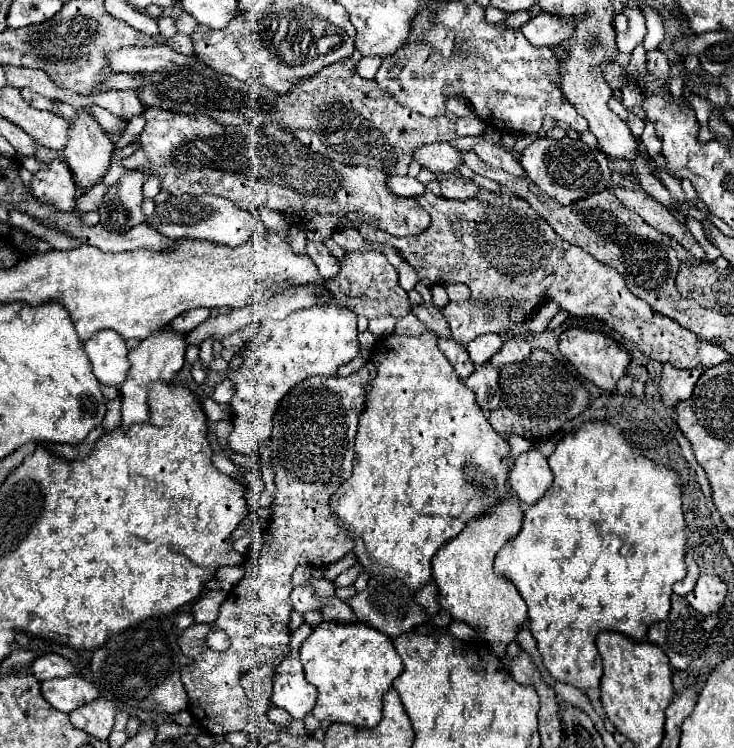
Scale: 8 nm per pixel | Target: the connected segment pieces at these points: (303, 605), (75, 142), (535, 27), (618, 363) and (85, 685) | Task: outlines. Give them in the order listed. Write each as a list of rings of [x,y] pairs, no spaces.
[[[293,589],[290,593],[290,601],[292,601],[294,611],[298,611],[298,613],[320,609],[320,601],[314,595],[313,589]]]
[[[90,115],[72,119],[72,129],[68,131],[68,147],[64,149],[64,161],[72,171],[80,193],[102,181],[110,165],[110,151],[110,139],[102,133],[102,127]]]
[[[536,15],[528,23],[524,23],[520,31],[534,47],[552,47],[570,39],[574,31],[572,25],[574,23],[568,19],[558,19],[552,15]]]
[[[566,329],[560,335],[560,353],[578,369],[578,373],[588,379],[590,383],[598,385],[602,391],[614,391],[618,379],[626,373],[626,365],[630,361],[630,355],[626,349],[622,349],[614,339],[588,329]]]
[[[76,675],[42,681],[40,689],[44,699],[62,713],[70,713],[72,709],[82,707],[98,697],[98,689]]]

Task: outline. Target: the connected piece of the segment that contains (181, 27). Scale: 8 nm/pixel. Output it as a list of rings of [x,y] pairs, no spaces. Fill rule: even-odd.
[[[182,13],[182,15],[178,17],[178,21],[176,21],[176,27],[178,27],[178,31],[182,31],[184,35],[192,35],[192,33],[196,31],[198,23],[196,23],[196,21],[194,21],[190,15]]]

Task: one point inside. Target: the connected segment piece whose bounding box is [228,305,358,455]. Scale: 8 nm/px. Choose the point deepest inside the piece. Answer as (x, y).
(316, 341)

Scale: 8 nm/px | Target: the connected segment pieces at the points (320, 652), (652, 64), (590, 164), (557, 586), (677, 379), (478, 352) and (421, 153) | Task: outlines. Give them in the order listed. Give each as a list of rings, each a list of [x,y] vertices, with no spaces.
[[[322,621],[302,643],[300,657],[306,681],[318,689],[312,715],[318,721],[376,727],[382,719],[382,697],[402,673],[402,659],[388,635],[366,623]]]
[[[650,51],[648,53],[648,71],[652,71],[654,77],[658,79],[664,79],[666,83],[670,81],[670,65],[668,65],[668,59],[662,51]]]
[[[550,137],[536,139],[532,145],[528,145],[522,151],[520,165],[524,167],[526,177],[536,187],[540,187],[548,197],[556,199],[562,205],[570,205],[570,203],[584,199],[584,195],[604,191],[606,183],[612,175],[606,155],[602,155],[600,151],[594,151],[588,145],[584,145],[582,141],[574,141],[570,137],[564,137],[560,141],[550,139]]]
[[[584,423],[574,433],[566,435],[558,443],[556,451],[550,455],[548,465],[554,473],[552,487],[548,489],[548,493],[538,503],[534,503],[532,507],[526,509],[520,533],[516,535],[516,539],[506,543],[506,547],[502,547],[502,551],[496,555],[494,571],[500,573],[502,577],[506,577],[508,581],[512,581],[514,587],[518,589],[518,593],[522,595],[522,599],[526,601],[526,605],[528,605],[528,627],[530,627],[534,639],[538,641],[538,649],[544,657],[544,667],[550,671],[550,675],[560,683],[568,683],[568,685],[574,685],[582,691],[588,691],[590,687],[600,687],[600,679],[602,679],[602,657],[596,649],[596,635],[598,633],[616,631],[616,633],[622,633],[630,639],[642,641],[646,637],[648,627],[652,623],[664,621],[670,613],[672,585],[686,577],[686,565],[684,565],[686,525],[684,525],[684,517],[682,517],[682,491],[680,491],[678,475],[674,471],[670,471],[668,467],[664,467],[660,463],[644,459],[644,455],[640,451],[636,451],[628,445],[628,441],[624,439],[624,435],[618,427],[610,427],[604,423]]]
[[[664,365],[662,379],[660,379],[660,391],[662,391],[662,403],[668,409],[674,409],[680,401],[690,399],[692,389],[702,375],[702,367],[698,369],[674,369],[672,365]]]
[[[486,333],[486,335],[476,337],[472,343],[468,343],[468,345],[466,345],[466,351],[468,351],[472,363],[474,363],[476,367],[480,367],[480,365],[484,365],[484,363],[502,347],[502,343],[504,343],[504,341],[502,341],[500,335],[496,335],[496,333]]]
[[[430,143],[430,145],[418,147],[414,157],[422,167],[428,167],[438,175],[446,175],[450,171],[458,171],[458,167],[464,165],[460,155],[462,151],[452,147],[450,143]]]

